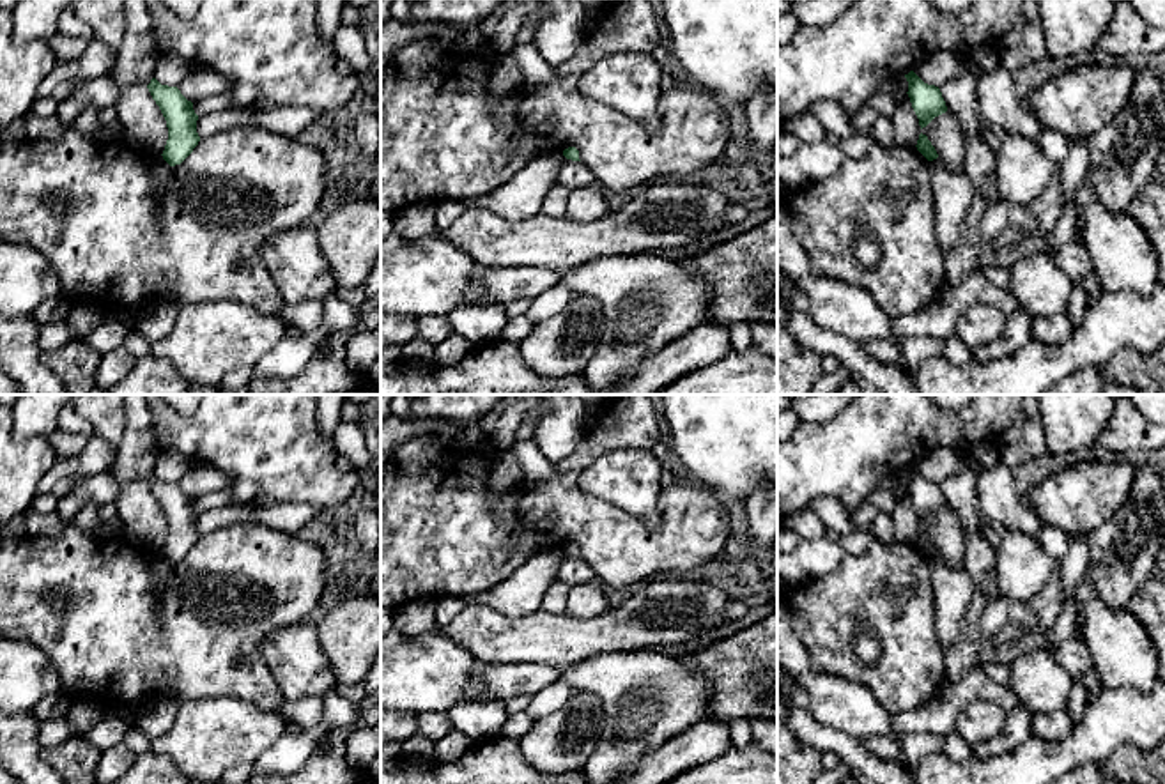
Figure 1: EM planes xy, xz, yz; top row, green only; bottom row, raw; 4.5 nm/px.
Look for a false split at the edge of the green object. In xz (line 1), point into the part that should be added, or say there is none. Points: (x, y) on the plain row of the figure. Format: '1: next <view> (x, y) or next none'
1: next none

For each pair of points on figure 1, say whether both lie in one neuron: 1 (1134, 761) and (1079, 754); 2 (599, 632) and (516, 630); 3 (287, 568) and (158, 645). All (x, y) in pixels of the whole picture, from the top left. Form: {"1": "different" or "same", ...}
{"1": "different", "2": "same", "3": "same"}

